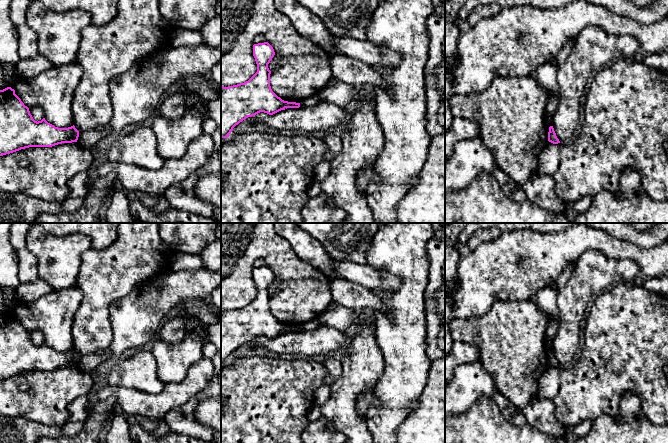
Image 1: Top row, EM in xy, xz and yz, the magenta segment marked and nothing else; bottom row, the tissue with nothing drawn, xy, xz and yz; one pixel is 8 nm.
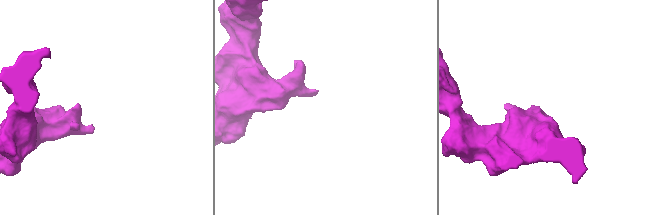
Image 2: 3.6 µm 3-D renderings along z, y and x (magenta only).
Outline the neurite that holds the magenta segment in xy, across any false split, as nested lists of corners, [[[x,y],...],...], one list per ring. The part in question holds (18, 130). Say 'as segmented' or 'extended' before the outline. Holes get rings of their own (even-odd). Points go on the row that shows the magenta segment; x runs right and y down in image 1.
as segmented | [[[7,87],[0,90],[0,156],[29,147],[52,147],[77,142],[75,126],[58,128],[45,118],[35,121],[29,108]]]

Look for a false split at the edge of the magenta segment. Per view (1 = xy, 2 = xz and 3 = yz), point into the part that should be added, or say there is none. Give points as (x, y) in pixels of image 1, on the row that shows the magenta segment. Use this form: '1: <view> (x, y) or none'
1: none
2: none
3: none

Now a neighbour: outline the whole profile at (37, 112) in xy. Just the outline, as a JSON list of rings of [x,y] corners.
[[[34,106],[34,107],[28,107],[30,114],[32,115],[33,119],[35,121],[41,121],[44,118],[44,111],[41,107],[39,106]]]

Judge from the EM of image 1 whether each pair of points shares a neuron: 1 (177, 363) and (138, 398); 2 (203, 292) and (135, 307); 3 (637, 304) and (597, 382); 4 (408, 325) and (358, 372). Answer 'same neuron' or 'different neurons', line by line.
1: different neurons
2: same neuron
3: same neuron
4: different neurons

